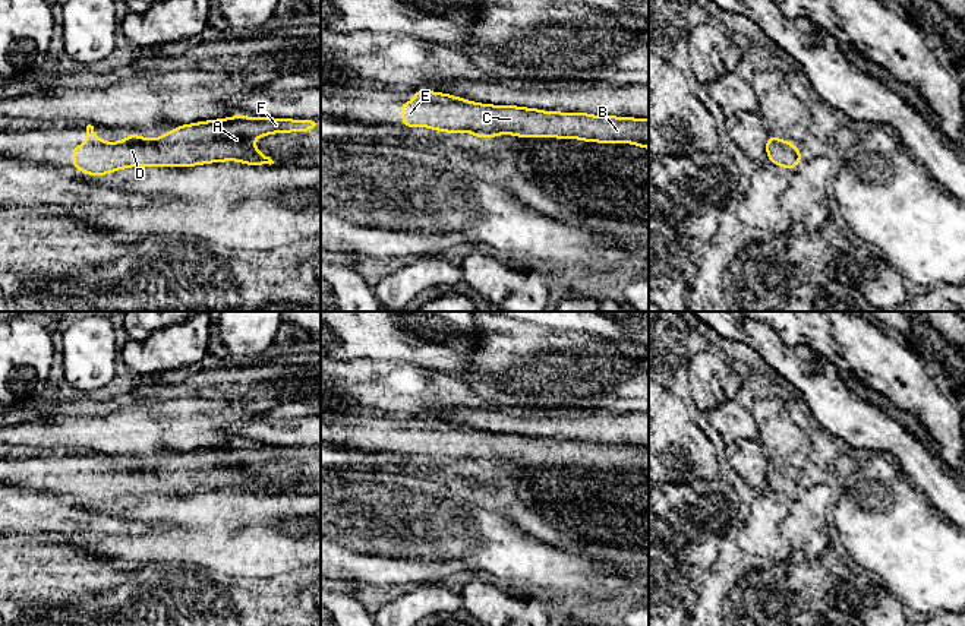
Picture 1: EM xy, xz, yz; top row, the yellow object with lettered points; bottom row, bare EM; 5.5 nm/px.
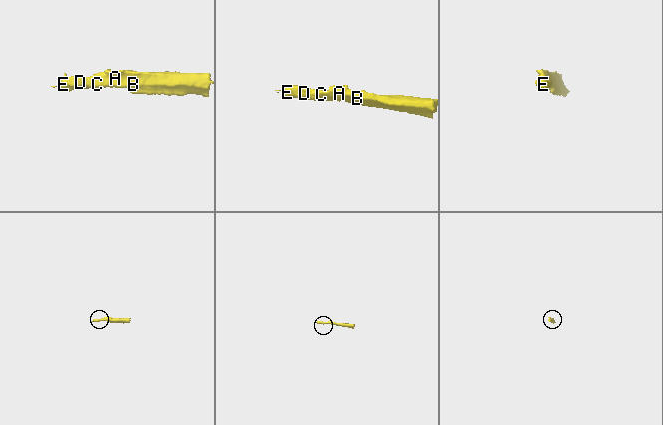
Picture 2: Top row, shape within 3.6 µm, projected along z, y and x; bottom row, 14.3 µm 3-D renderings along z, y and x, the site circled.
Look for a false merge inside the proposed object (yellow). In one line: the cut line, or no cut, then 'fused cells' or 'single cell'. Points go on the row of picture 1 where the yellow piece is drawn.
no cut | single cell

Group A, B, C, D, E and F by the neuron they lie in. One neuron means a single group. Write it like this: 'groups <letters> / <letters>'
groups A B C D E F

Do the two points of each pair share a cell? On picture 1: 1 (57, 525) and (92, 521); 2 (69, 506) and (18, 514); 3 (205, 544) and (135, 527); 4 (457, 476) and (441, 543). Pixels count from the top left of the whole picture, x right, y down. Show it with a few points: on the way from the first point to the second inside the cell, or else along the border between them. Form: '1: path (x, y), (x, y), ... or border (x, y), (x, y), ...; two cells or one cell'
1: path (66, 521), (84, 521); one cell
2: path (56, 512), (31, 512); one cell
3: border (153, 527), (144, 533), (114, 534); two cells
4: border (459, 486), (463, 490); two cells

